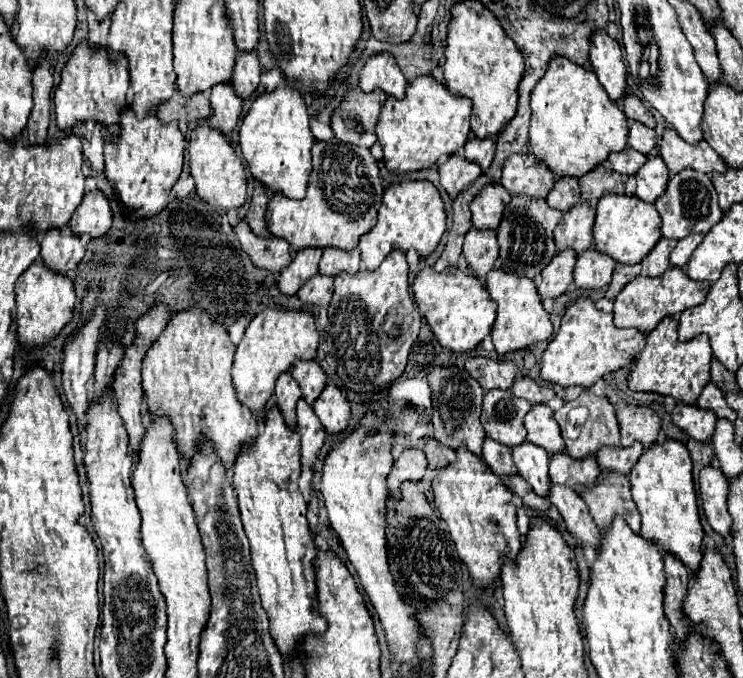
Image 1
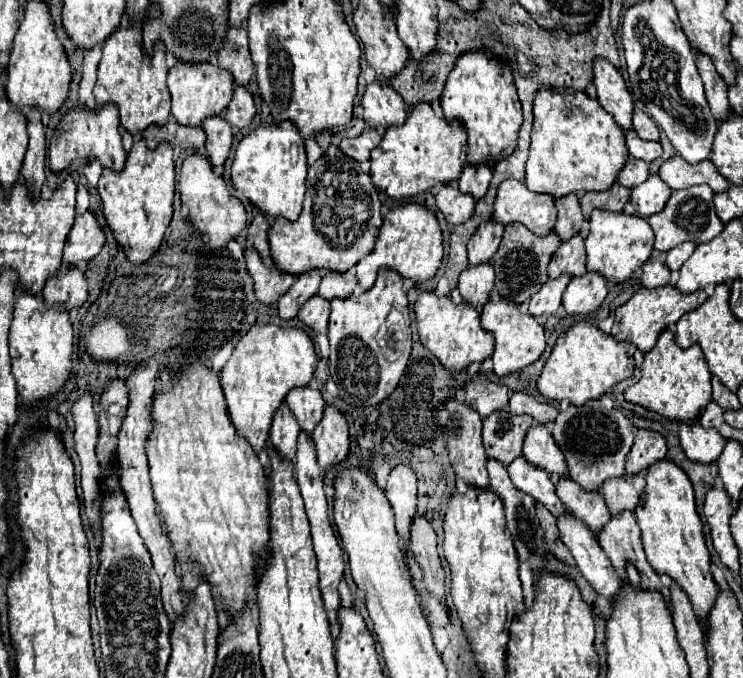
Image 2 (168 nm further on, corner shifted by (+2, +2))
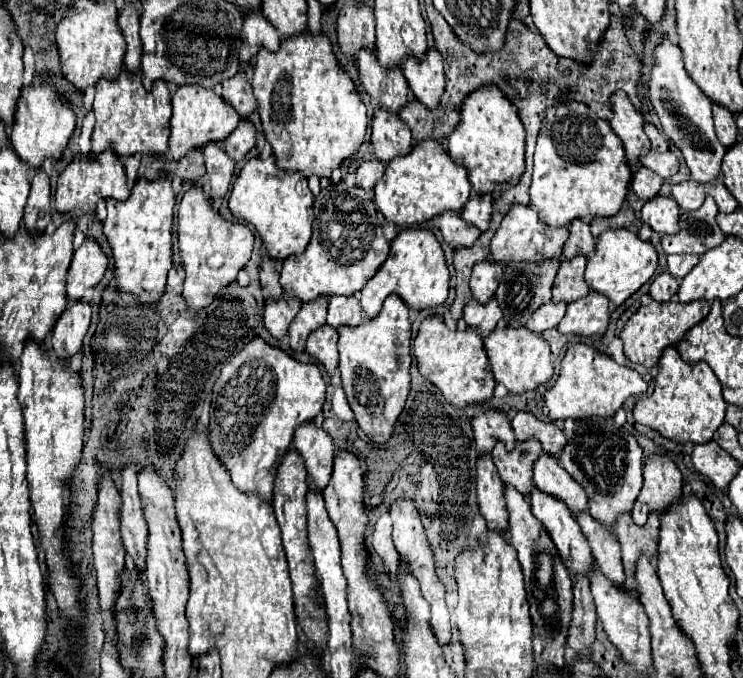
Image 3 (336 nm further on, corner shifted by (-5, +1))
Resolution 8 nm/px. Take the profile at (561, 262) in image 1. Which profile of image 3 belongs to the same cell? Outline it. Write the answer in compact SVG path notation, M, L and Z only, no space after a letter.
M549 302L549 304L543 304L539 306L531 318L527 320L527 328L533 330L533 332L545 332L549 328L555 328L561 318L565 316L565 308L567 308L567 302Z

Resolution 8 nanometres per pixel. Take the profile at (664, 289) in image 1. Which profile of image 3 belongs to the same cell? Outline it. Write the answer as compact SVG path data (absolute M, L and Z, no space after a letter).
M693 300L691 304L681 304L681 302L651 302L649 306L641 306L623 326L619 338L623 340L623 350L625 356L631 362L643 364L645 368L651 368L659 362L661 352L669 344L677 344L683 334L701 322L709 314L709 302L707 300Z

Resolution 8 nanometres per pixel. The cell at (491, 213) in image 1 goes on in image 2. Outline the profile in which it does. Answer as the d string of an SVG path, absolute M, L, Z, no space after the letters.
M494 221L482 223L472 235L472 239L468 241L468 263L470 265L482 265L484 261L490 263L500 245L502 233L504 227L500 223Z

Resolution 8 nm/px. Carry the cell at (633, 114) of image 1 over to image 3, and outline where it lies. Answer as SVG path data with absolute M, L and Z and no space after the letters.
M647 122L645 124L645 134L649 136L649 140L651 140L651 148L653 150L657 150L657 152L667 152L669 150L669 142L667 142L667 138L651 124L651 122Z

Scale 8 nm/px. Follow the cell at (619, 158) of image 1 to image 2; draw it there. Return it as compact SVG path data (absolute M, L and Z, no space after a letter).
M630 159L618 175L618 183L628 189L644 183L646 179L648 179L648 163L636 161L636 159Z

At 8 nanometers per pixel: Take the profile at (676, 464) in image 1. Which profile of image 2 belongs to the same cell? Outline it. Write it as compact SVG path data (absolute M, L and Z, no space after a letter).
M662 459L648 469L644 497L636 507L636 521L642 531L642 543L650 565L658 575L668 575L684 589L696 617L706 623L708 609L716 603L718 587L710 573L710 553L704 541L702 521L696 513L692 483L678 465Z

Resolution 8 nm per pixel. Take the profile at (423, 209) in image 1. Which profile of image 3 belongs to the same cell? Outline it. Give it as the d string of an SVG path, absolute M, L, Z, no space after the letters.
M403 228L391 242L391 252L377 274L361 290L361 308L367 318L379 314L383 300L389 294L399 294L409 308L431 308L443 304L449 290L449 268L445 262L443 248L429 228Z

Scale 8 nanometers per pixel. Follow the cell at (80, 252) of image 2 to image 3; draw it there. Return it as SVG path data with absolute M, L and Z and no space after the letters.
M91 236L75 250L69 272L67 272L67 296L71 300L83 298L85 288L97 286L107 270L107 256L99 242Z

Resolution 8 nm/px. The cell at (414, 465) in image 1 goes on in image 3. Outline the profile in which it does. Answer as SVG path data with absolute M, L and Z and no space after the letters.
M397 498L389 512L391 512L391 518L393 518L393 544L395 544L397 552L401 554L401 558L407 560L411 574L419 580L423 598L431 604L431 620L429 620L431 628L433 628L433 632L435 632L435 636L441 644L449 644L449 640L451 640L451 620L449 620L449 610L445 606L445 588L443 588L443 584L439 582L439 578L435 574L433 552L431 552L429 542L425 538L417 506L411 498Z

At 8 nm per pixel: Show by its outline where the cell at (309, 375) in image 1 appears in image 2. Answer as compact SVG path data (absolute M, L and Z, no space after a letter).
M300 387L300 389L292 389L286 397L288 409L292 411L292 415L296 417L300 429L308 435L314 433L314 427L320 423L322 413L326 409L326 403L322 399L322 395L316 389L310 387Z

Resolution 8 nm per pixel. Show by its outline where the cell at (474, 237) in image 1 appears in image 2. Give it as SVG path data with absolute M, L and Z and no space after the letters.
M468 265L466 271L462 271L458 289L464 299L464 303L482 309L490 301L490 291L494 287L494 269L492 265Z

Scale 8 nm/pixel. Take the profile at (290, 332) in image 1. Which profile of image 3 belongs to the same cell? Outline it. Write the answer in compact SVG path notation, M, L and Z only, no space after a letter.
M259 336L253 338L239 354L235 354L223 366L221 376L213 386L209 434L215 454L219 454L219 460L225 464L231 480L235 480L235 486L239 486L239 490L263 494L267 496L267 500L271 500L273 476L279 462L283 460L283 454L291 446L293 432L301 422L313 420L321 412L325 402L325 388L325 380L315 362L299 362L285 350L267 344Z

